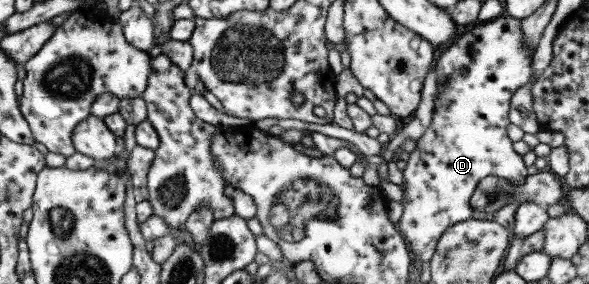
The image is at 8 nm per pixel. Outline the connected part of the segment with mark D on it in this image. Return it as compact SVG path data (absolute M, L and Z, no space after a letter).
M498 16L486 23L466 28L464 34L443 49L437 58L433 67L437 75L437 87L444 79L447 80L447 87L435 97L430 125L415 140L415 148L409 153L407 164L401 171L401 188L404 191L400 203L403 210L399 222L396 223L397 230L407 242L407 249L411 254L416 254L424 266L433 256L436 240L455 222L469 219L493 220L508 229L513 224L515 209L519 206L515 200L494 213L474 211L468 202L477 181L484 176L493 175L520 185L527 174L521 156L511 147L512 142L505 134L505 128L510 123L508 108L511 95L532 78L532 54L533 51L524 43L517 20Z

